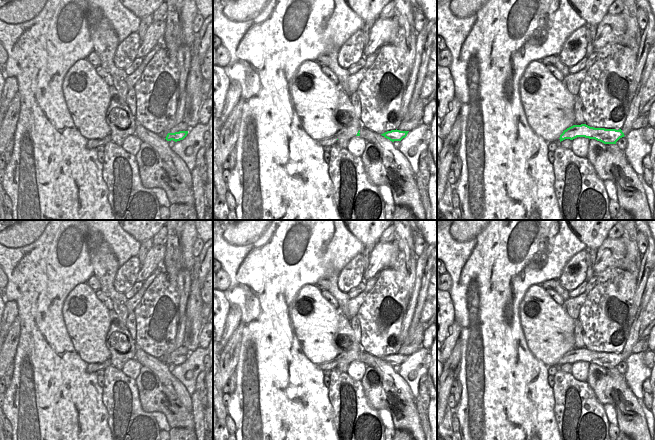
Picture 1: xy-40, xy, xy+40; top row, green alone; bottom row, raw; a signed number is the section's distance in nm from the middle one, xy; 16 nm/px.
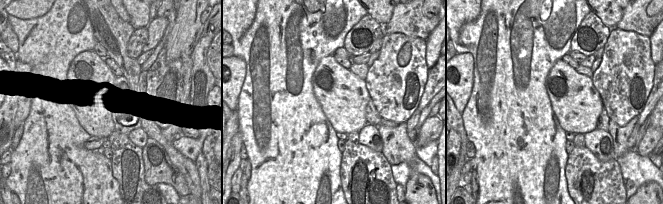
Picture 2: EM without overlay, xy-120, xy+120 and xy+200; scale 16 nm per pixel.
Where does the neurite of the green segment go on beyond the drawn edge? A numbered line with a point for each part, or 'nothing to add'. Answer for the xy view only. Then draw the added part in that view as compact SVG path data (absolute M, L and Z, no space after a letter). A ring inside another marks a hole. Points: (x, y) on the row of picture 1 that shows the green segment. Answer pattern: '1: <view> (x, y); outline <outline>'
1: xy (347, 132); outline M344 126L344 128L338 131L335 135L318 140L318 142L321 146L332 146L341 138L350 140L352 137L357 135L359 130L360 129L354 128L353 126Z

